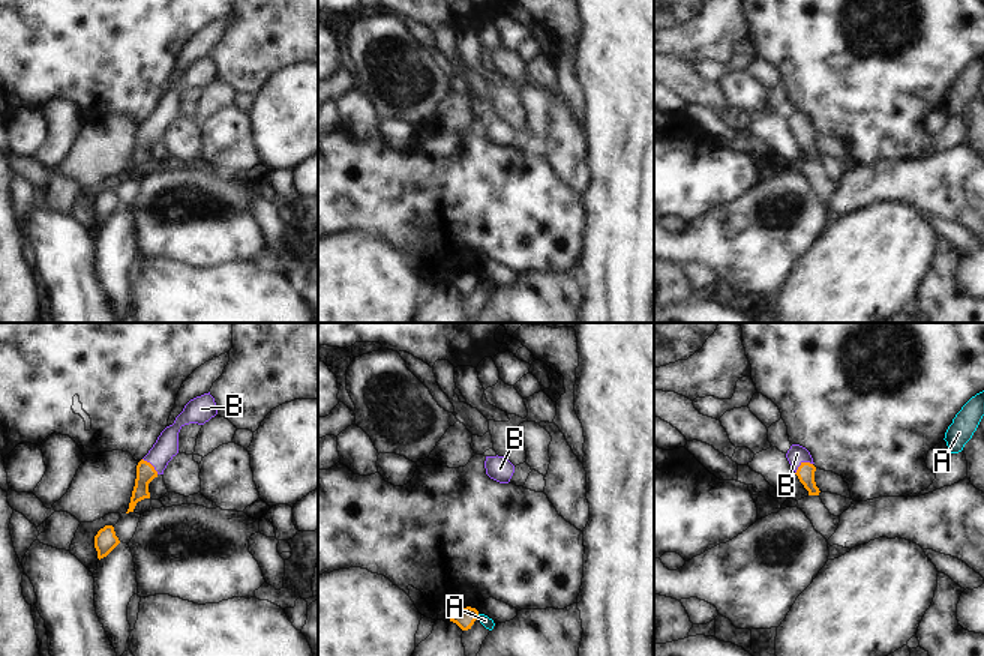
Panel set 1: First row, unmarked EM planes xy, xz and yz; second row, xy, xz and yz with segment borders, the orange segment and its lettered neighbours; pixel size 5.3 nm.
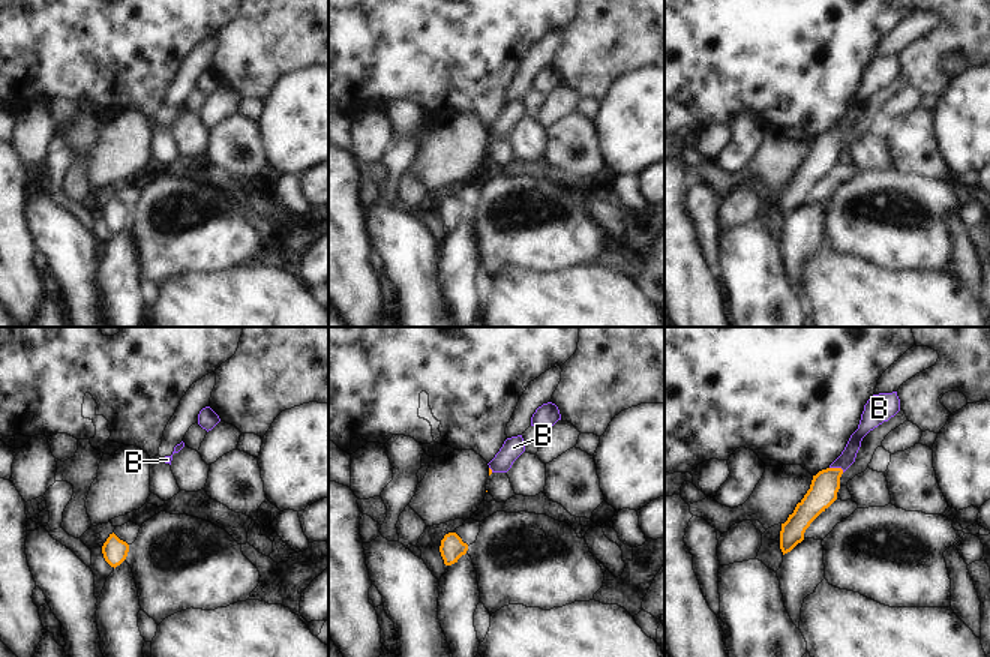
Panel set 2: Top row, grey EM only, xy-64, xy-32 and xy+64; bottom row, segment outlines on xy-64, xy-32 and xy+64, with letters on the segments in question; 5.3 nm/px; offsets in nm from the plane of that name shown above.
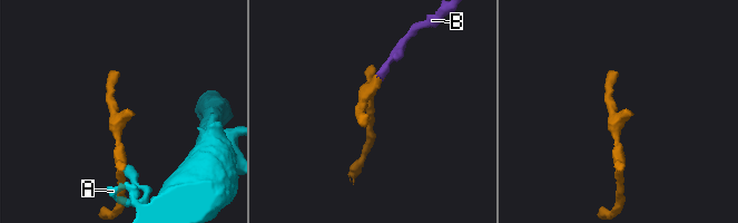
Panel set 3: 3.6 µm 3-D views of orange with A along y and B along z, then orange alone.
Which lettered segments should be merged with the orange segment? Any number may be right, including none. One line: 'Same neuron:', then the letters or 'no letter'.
Same neuron: B

